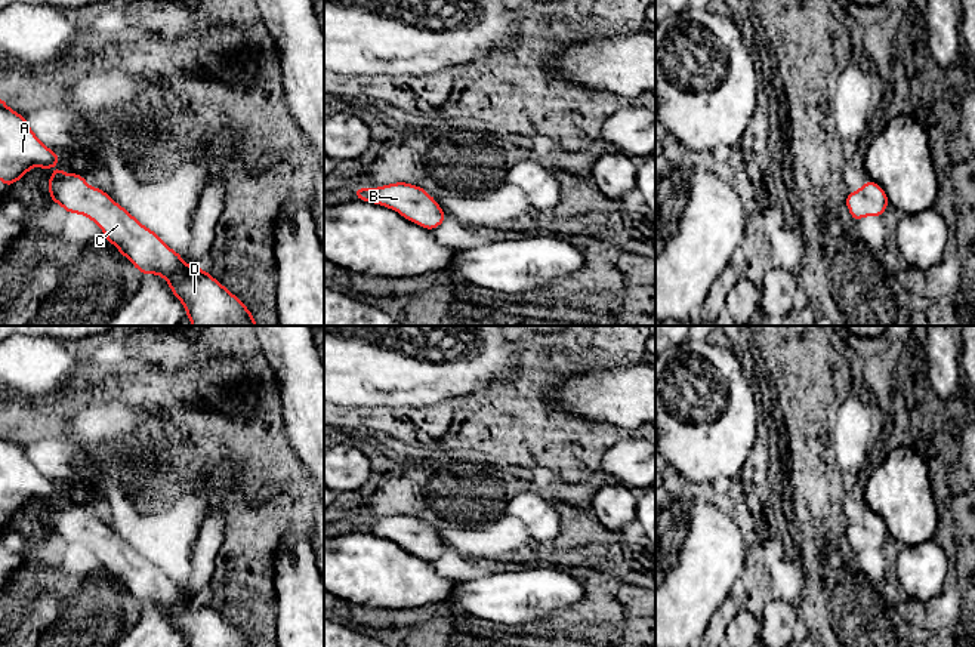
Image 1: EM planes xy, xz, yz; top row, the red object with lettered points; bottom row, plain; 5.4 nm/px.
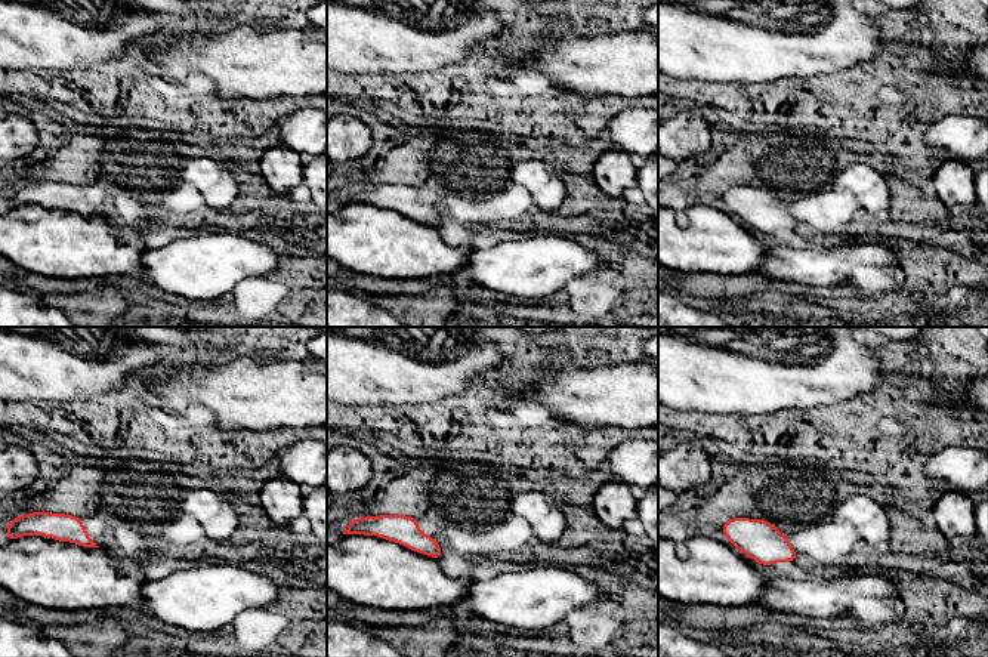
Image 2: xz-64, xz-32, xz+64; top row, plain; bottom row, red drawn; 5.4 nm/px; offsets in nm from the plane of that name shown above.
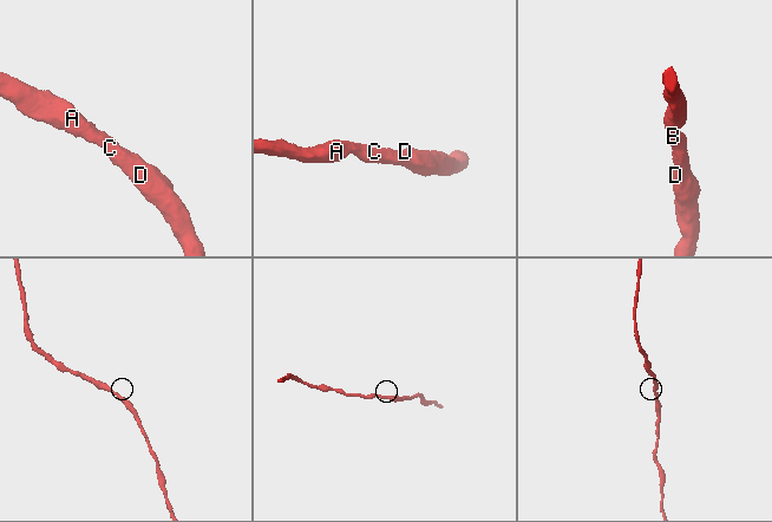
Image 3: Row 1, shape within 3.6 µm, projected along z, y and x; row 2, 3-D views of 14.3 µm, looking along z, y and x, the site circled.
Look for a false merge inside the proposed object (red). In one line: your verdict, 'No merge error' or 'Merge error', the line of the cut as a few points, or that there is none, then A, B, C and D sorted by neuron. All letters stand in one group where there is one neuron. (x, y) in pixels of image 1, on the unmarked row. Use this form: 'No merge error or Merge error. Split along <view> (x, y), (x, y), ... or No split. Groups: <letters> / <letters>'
No merge error. No split. Groups: A B C D

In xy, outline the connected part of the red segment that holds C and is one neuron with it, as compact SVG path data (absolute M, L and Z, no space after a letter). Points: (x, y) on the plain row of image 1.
M56 500L49 509L49 526L50 532L62 537L67 545L78 545L92 551L104 563L105 571L114 576L144 607L161 607L169 614L172 625L185 638L186 647L252 647L250 641L209 603L201 603L198 597L185 595L182 588L152 561L142 557L107 524L90 518L81 506Z

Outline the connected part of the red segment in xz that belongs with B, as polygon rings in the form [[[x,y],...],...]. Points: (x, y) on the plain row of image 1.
[[[397,514],[377,520],[354,521],[358,532],[394,540],[407,552],[414,554],[426,561],[433,563],[447,551],[441,537],[425,523],[425,518]]]

